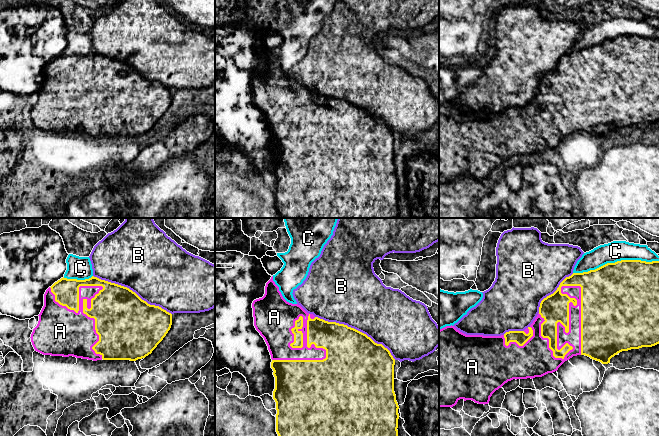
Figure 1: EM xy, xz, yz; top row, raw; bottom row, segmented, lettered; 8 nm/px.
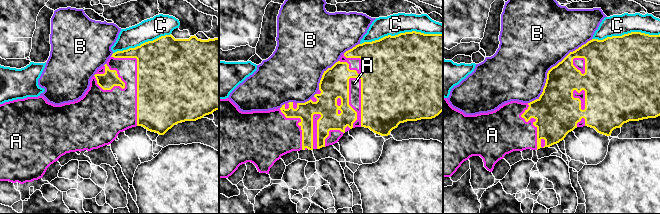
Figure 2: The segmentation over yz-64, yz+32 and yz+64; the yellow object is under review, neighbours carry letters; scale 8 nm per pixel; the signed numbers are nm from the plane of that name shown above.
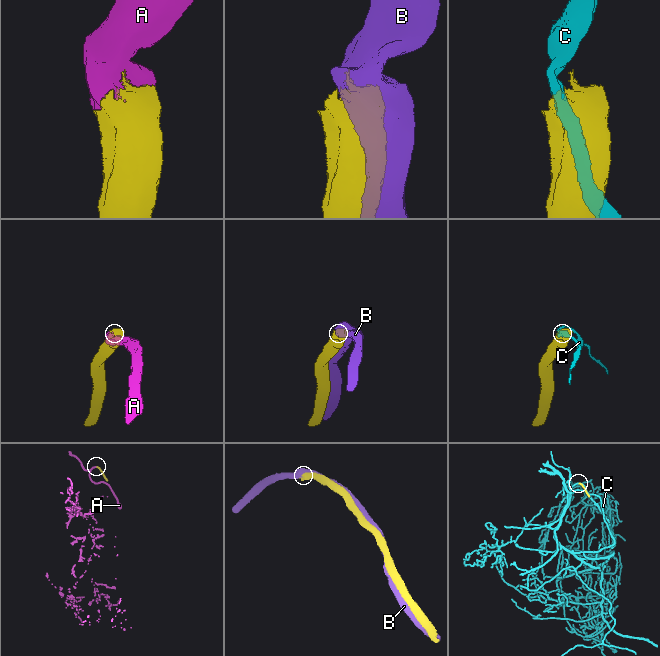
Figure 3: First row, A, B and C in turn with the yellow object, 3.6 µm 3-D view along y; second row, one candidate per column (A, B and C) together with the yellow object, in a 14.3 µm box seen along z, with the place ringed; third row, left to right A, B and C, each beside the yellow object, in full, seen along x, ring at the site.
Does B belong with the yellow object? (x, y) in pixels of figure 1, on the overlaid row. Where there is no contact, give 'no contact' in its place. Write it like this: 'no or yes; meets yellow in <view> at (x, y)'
no; meets yellow in xz at (355, 329)

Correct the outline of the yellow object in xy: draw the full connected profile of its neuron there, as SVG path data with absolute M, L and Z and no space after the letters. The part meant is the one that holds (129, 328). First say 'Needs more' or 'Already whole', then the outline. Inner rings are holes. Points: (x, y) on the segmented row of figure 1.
Needs more. M92 276L77 280L61 278L44 294L44 306L37 326L31 334L35 351L43 355L73 356L88 360L130 360L145 358L163 340L172 325L172 314L159 306L150 305L127 287Z

